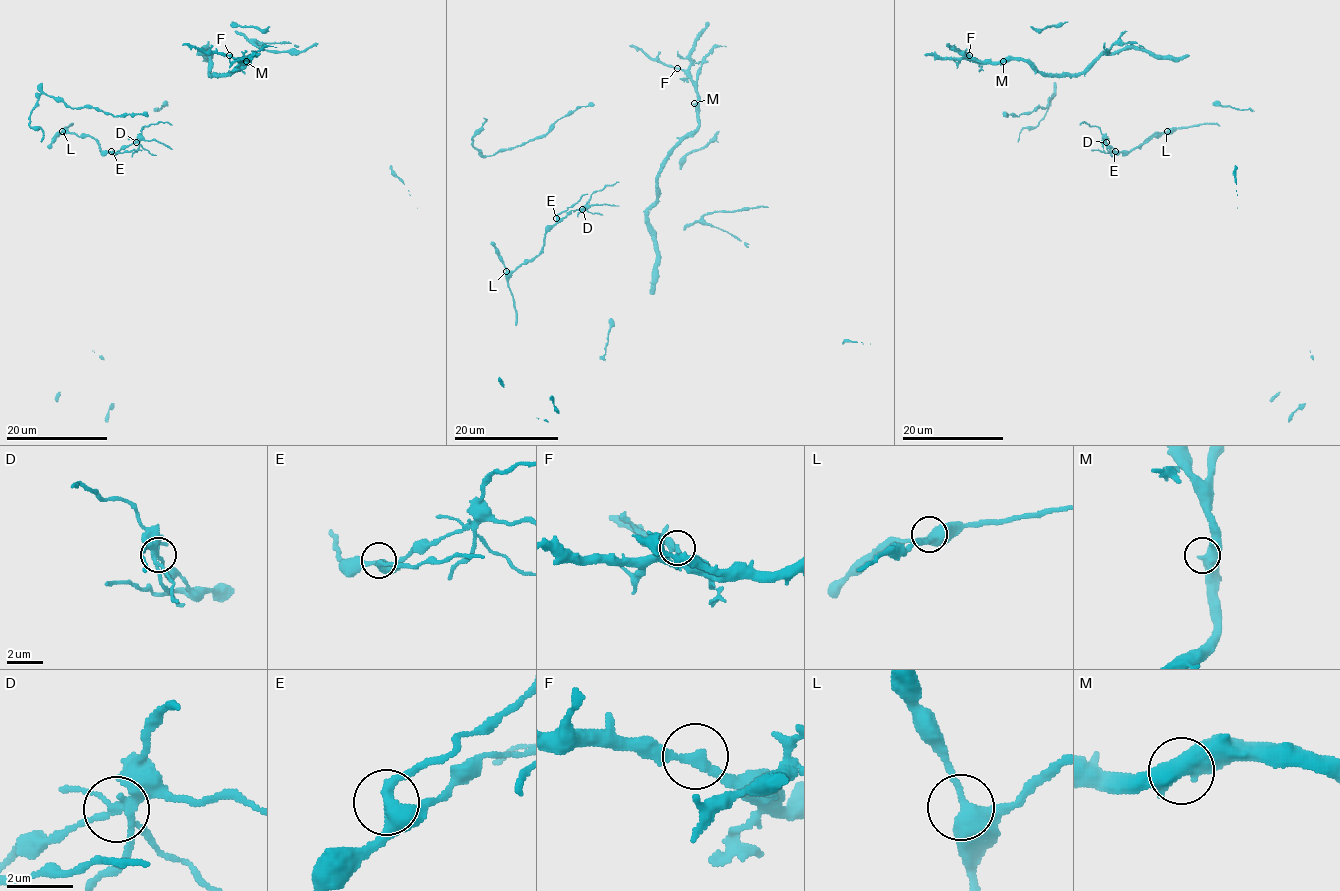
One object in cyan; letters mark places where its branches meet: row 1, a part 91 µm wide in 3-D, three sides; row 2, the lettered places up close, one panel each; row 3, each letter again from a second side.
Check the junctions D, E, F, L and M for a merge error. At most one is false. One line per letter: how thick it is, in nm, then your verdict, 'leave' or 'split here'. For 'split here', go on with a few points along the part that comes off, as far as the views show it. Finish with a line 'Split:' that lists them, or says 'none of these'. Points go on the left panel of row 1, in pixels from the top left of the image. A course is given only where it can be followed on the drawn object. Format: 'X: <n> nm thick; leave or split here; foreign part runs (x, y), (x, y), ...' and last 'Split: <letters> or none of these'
D: 240 nm thick; split here; foreign part runs (137, 142), (146, 126), (161, 122), (172, 124)
E: 320 nm thick; leave
F: 240 nm thick; leave
L: 360 nm thick; leave
M: 400 nm thick; leave
Split: D

